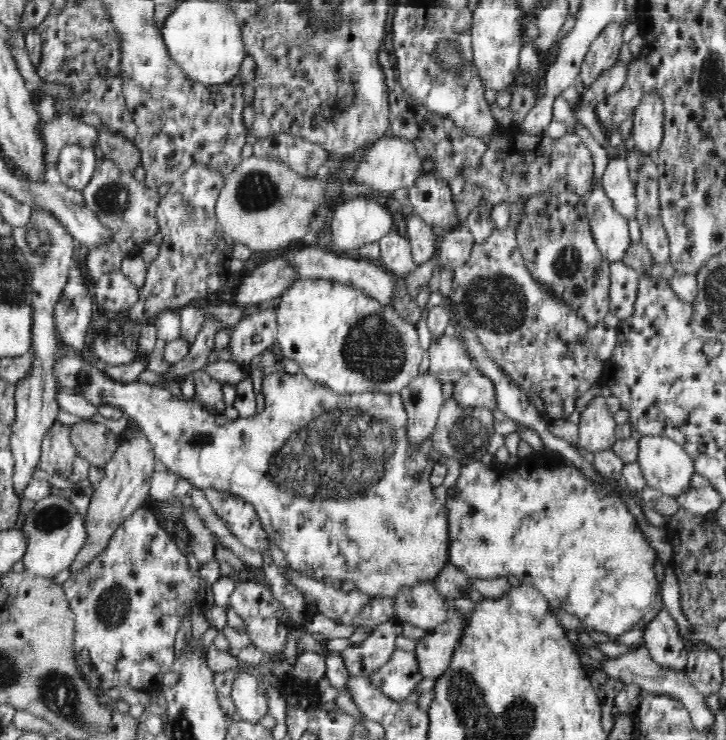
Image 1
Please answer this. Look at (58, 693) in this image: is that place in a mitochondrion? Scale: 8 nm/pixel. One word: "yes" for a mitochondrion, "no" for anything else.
yes

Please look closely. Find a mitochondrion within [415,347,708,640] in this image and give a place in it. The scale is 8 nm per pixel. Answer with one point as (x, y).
(467, 436)

